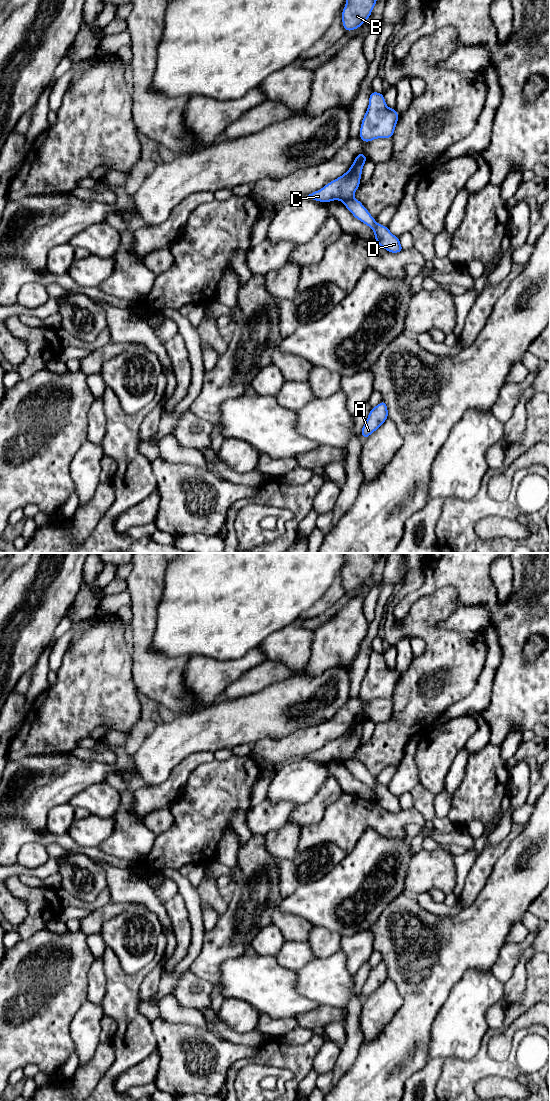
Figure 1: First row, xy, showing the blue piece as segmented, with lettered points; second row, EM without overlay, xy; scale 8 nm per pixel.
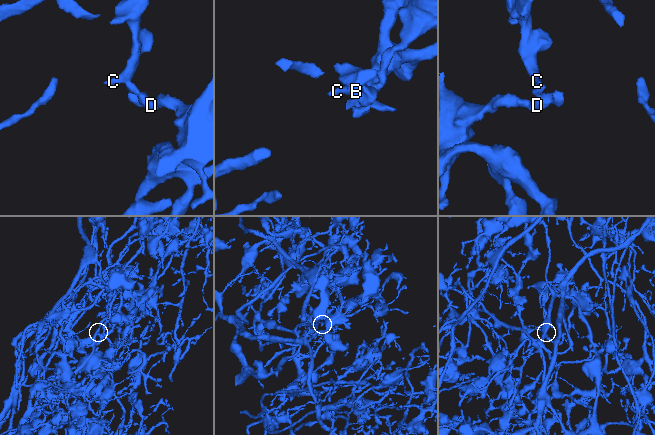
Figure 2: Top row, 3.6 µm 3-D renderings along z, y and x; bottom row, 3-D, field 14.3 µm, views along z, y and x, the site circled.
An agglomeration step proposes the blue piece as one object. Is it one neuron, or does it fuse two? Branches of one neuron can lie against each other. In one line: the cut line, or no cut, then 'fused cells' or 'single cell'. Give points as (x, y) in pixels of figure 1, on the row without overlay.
xy (351, 757), (343, 761) | fused cells

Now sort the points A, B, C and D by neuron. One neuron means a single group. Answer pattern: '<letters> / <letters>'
A B C / D

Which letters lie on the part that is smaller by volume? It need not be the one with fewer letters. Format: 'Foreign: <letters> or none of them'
Foreign: D

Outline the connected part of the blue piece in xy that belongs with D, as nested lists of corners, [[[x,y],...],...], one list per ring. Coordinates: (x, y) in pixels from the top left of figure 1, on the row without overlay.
[[[350,758],[343,761],[353,776],[369,786],[375,793],[375,801],[390,813],[399,813],[403,810],[399,798],[394,796],[387,786],[378,784],[369,771],[358,759]]]

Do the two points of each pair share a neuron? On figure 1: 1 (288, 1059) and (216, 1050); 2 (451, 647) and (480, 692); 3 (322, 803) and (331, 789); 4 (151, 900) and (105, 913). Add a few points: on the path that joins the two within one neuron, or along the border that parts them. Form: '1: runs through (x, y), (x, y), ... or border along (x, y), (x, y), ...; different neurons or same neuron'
1: border along (259, 1049), (254, 1056), (234, 1061); different neurons
2: border along (484, 663), (476, 685), (459, 701); different neurons
3: runs through (322, 800), (329, 792); same neuron
4: border along (137, 902), (109, 904); different neurons

